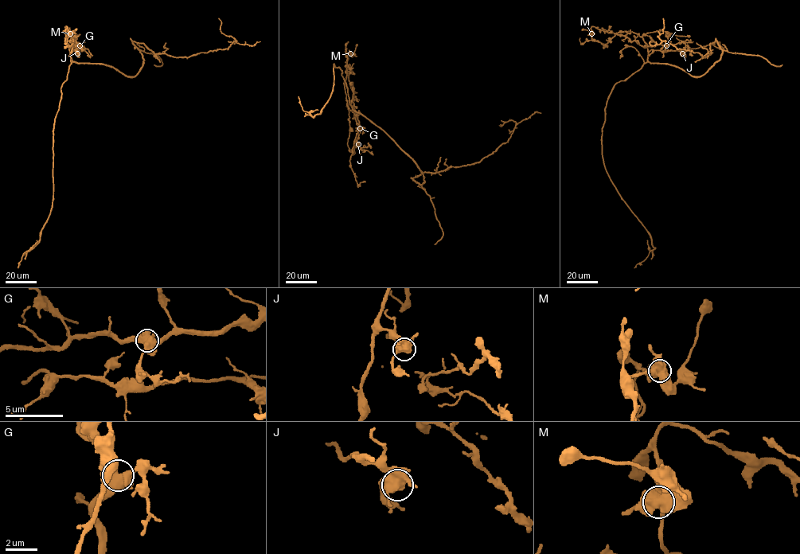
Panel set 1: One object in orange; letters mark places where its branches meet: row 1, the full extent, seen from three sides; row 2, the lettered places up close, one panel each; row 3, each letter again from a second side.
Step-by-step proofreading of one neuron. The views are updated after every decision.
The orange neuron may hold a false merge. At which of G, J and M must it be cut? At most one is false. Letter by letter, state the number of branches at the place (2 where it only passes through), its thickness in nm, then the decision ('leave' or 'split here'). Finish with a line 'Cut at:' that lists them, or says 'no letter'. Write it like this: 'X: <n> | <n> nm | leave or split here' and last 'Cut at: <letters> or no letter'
G: 4 | 550 nm | leave
J: 4 | 600 nm | leave
M: 4 | 650 nm | split here
Cut at: M

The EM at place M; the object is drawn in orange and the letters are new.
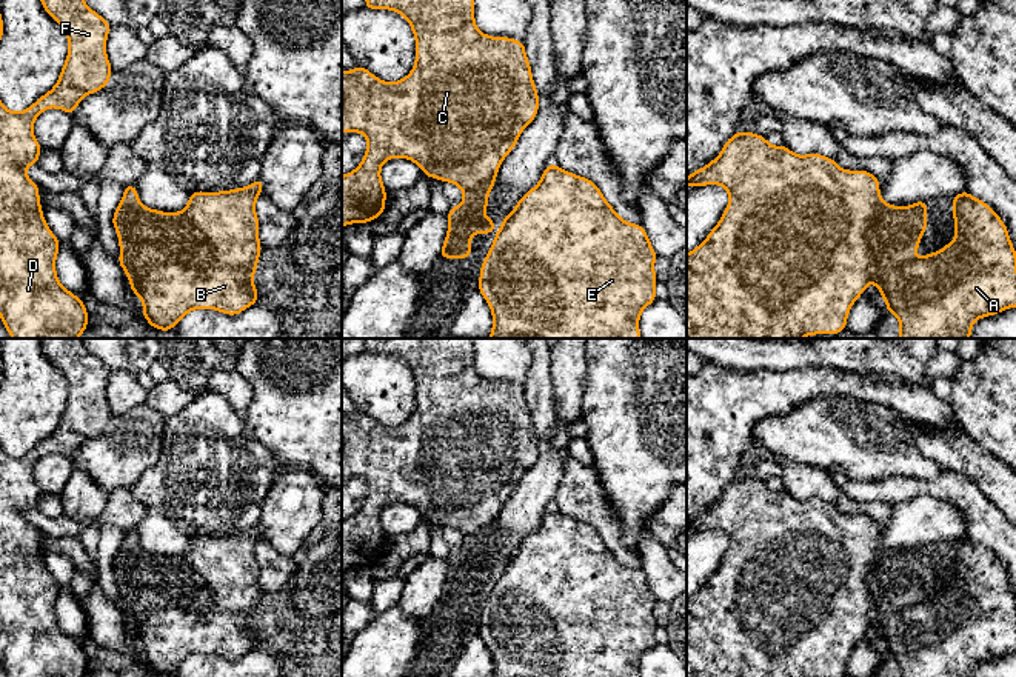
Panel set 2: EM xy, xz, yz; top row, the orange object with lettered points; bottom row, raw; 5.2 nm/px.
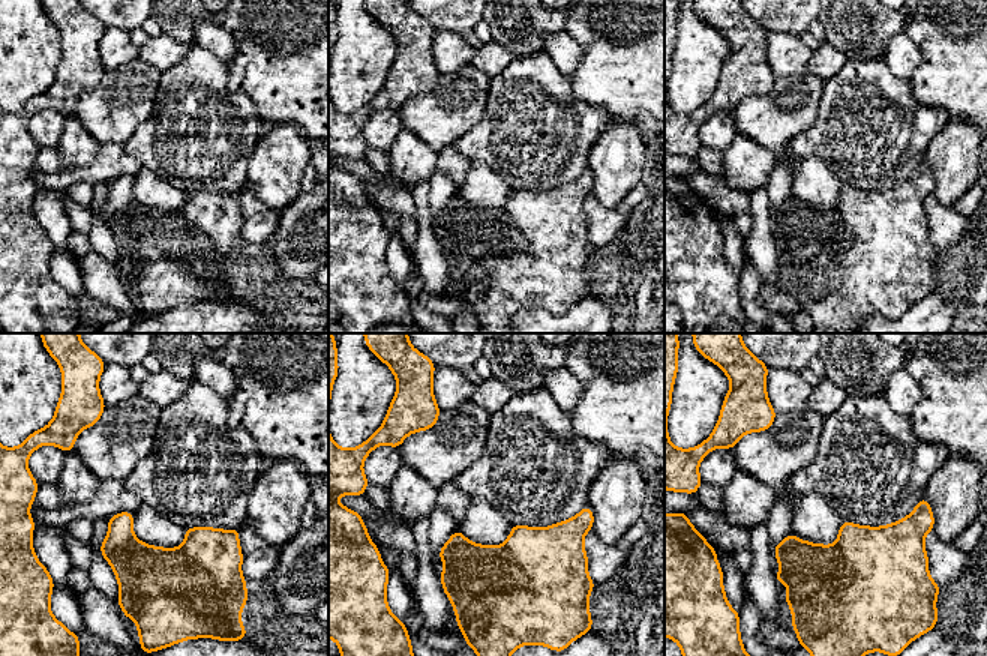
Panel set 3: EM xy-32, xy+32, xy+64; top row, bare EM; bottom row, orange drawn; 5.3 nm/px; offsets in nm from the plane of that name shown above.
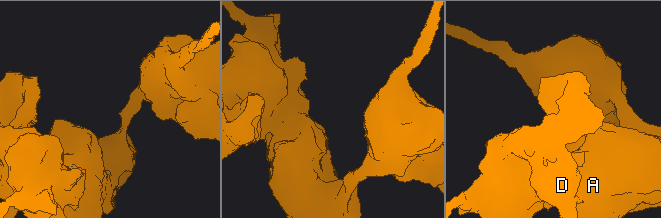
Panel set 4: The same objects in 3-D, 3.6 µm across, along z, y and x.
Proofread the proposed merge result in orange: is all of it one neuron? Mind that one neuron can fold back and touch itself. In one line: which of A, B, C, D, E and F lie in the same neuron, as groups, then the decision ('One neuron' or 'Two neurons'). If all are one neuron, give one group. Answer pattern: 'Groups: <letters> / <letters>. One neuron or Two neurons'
Groups: A B E / C D F. Two neurons

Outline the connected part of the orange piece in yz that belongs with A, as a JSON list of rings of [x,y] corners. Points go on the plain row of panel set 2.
[[[968,535],[962,539],[954,539],[953,540],[953,562],[954,562],[956,582],[951,588],[945,589],[941,595],[930,597],[925,602],[916,602],[913,595],[921,591],[922,580],[927,575],[927,545],[913,548],[908,551],[908,554],[911,557],[914,571],[907,577],[893,575],[893,568],[882,551],[879,551],[871,559],[867,574],[865,574],[865,582],[867,582],[868,592],[870,592],[870,605],[868,605],[870,625],[877,631],[877,634],[881,635],[881,640],[884,642],[887,648],[885,657],[894,659],[897,662],[901,677],[971,677],[973,668],[978,663],[994,660],[998,657],[1002,657],[1008,652],[1016,651],[1016,595],[1011,589],[1005,568],[985,546],[974,543]]]

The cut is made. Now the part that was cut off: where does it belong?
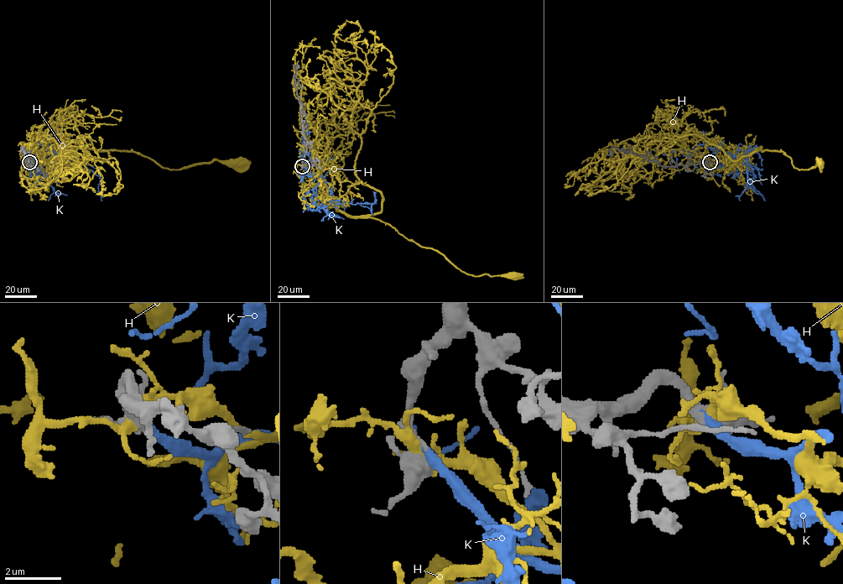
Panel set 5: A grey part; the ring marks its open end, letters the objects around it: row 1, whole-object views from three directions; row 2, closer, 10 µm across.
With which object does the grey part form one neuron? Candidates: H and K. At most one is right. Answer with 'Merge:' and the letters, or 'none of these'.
Merge: K

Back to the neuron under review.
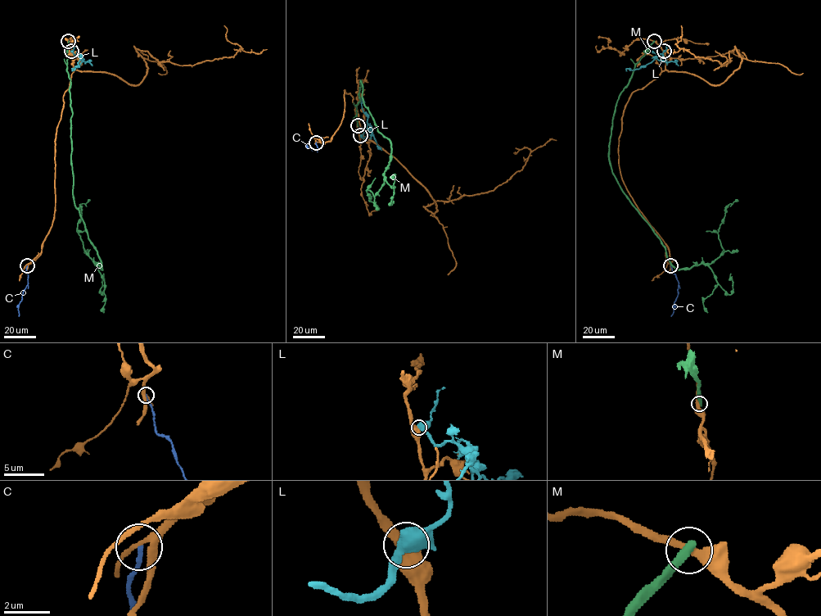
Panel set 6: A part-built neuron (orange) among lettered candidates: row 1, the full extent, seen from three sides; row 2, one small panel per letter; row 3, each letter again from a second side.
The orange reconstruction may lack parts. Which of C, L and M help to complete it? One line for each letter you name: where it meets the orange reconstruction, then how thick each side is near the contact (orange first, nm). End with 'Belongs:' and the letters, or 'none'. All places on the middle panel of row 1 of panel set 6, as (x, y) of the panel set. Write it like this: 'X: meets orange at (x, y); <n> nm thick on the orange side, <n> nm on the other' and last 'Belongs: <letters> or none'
Belongs: none

